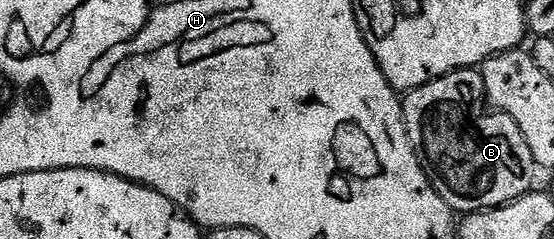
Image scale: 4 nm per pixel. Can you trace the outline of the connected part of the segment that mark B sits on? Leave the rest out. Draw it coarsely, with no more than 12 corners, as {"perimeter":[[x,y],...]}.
{"perimeter":[[453,70],[402,98],[406,134],[459,215],[535,189],[512,116],[469,118]]}

